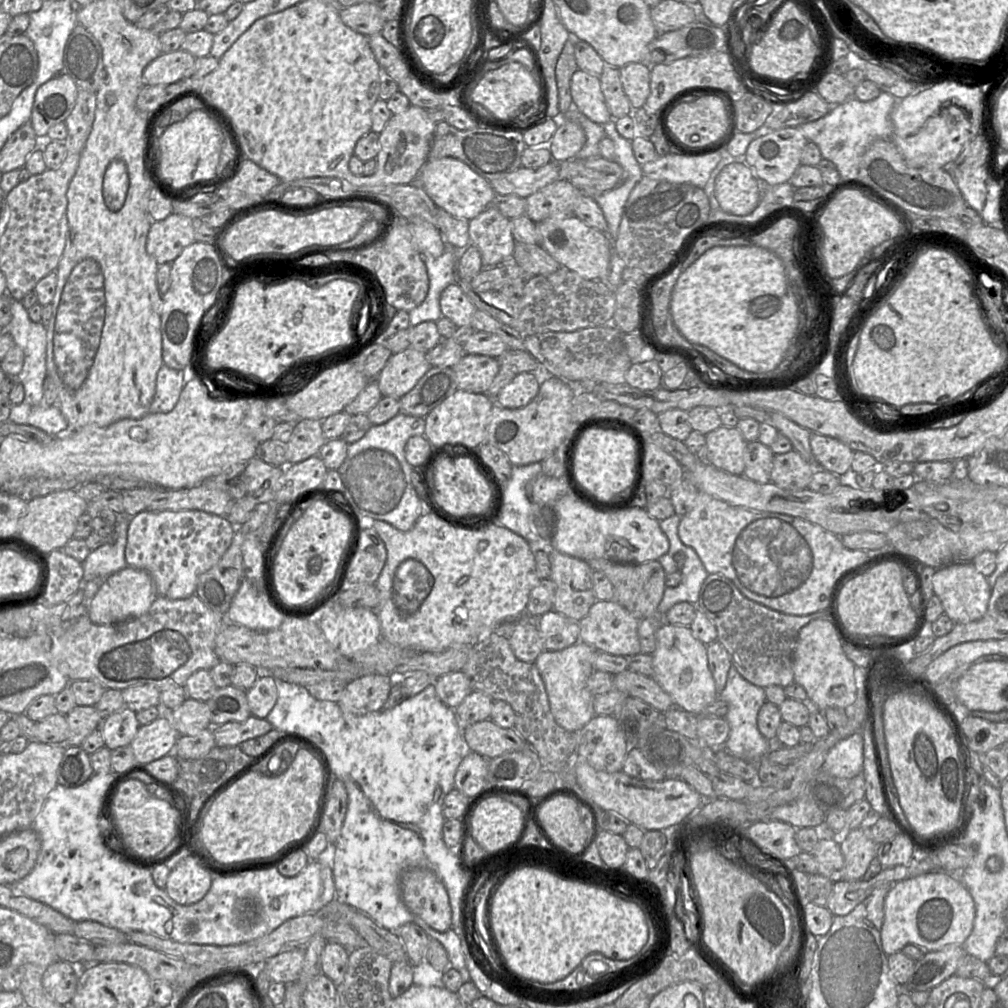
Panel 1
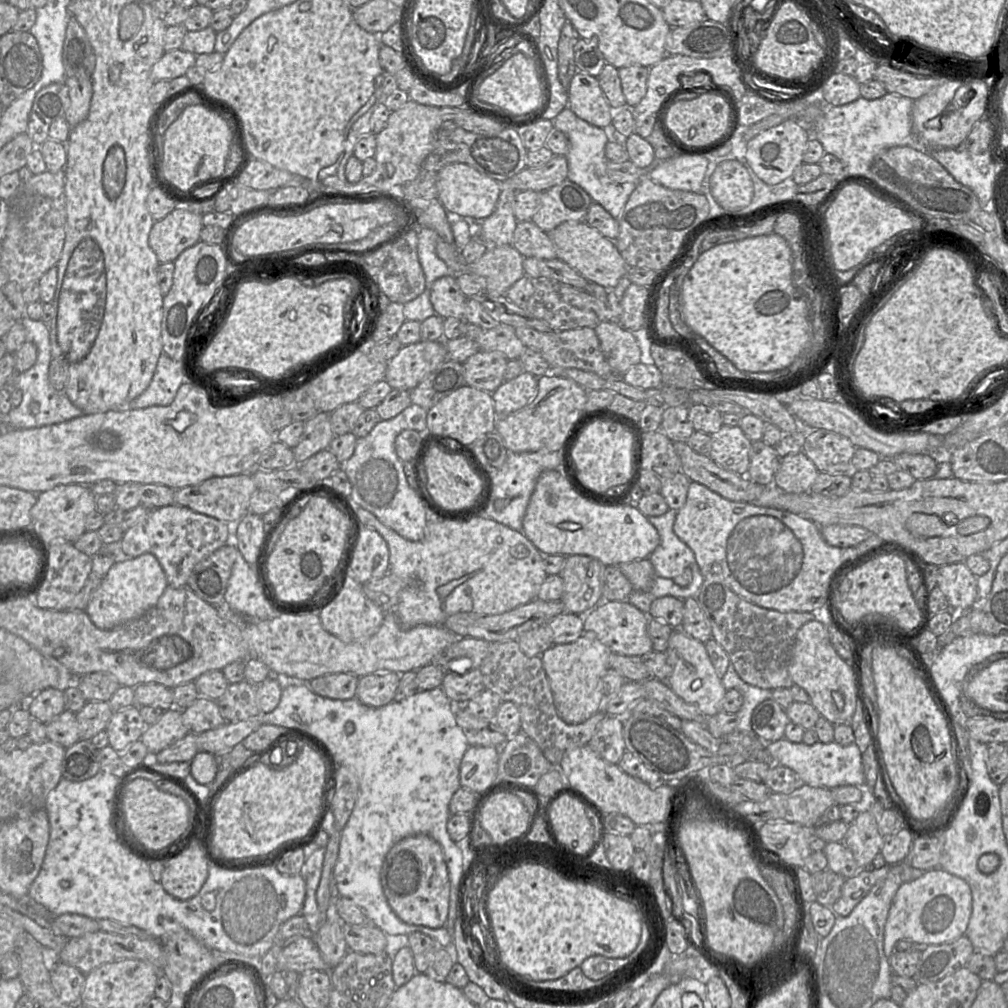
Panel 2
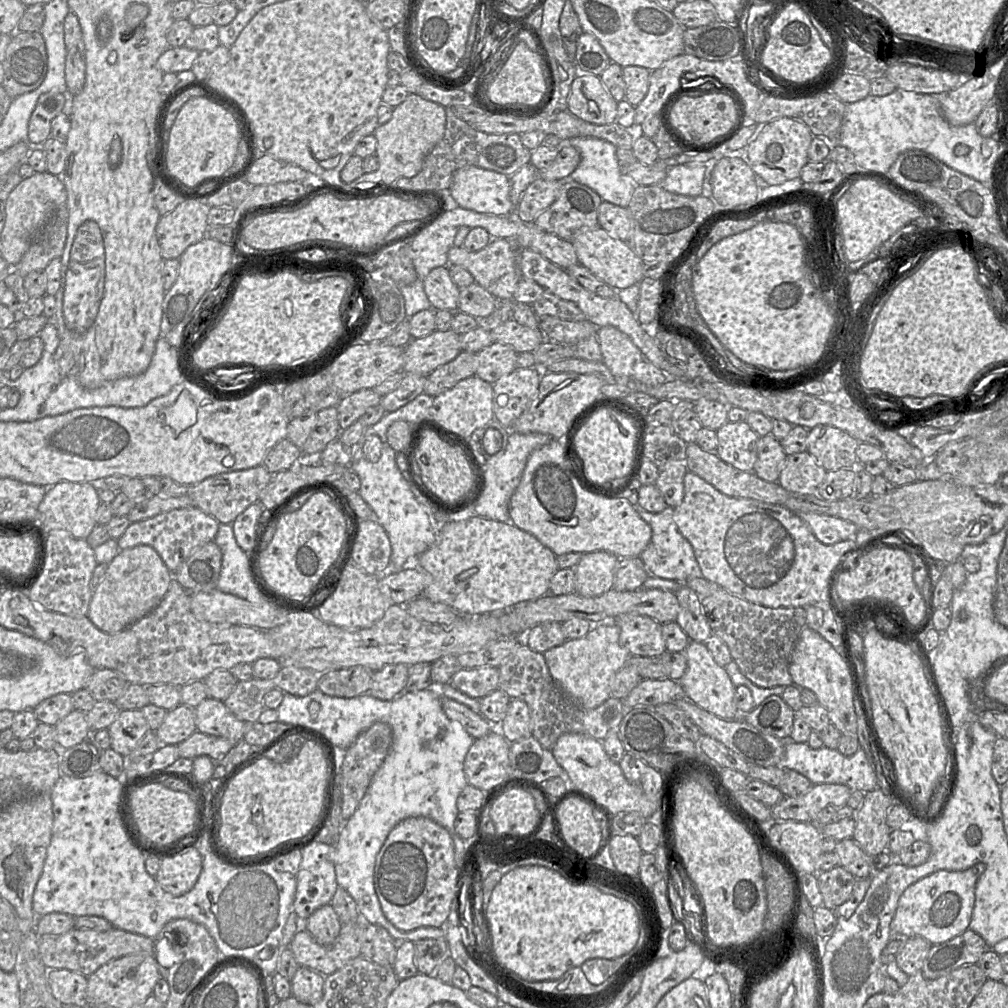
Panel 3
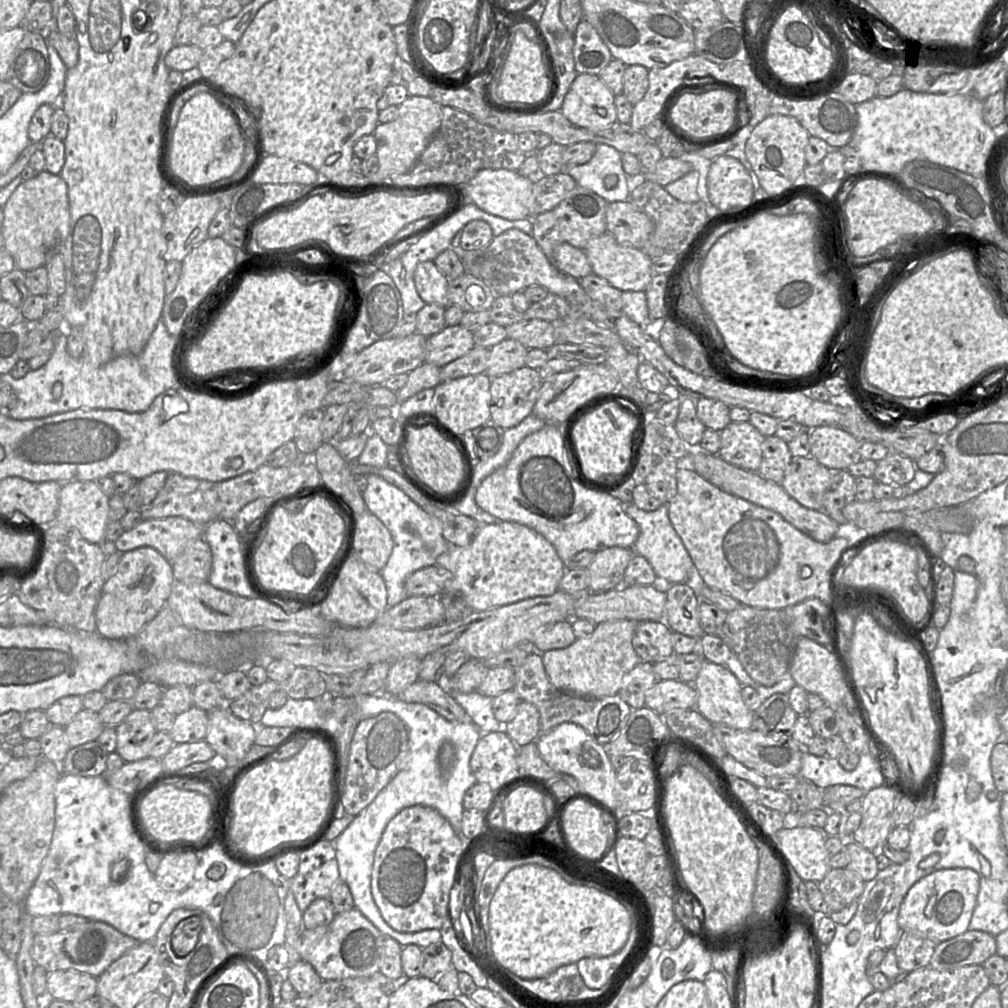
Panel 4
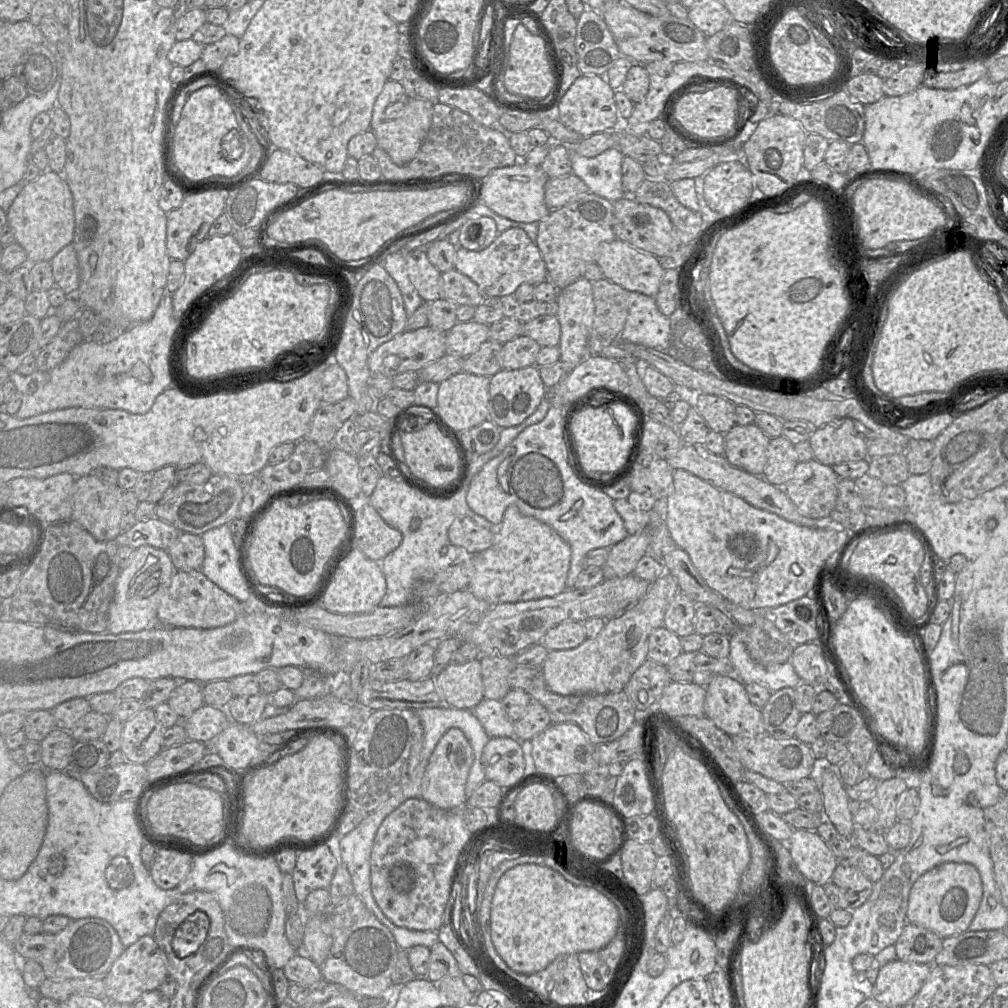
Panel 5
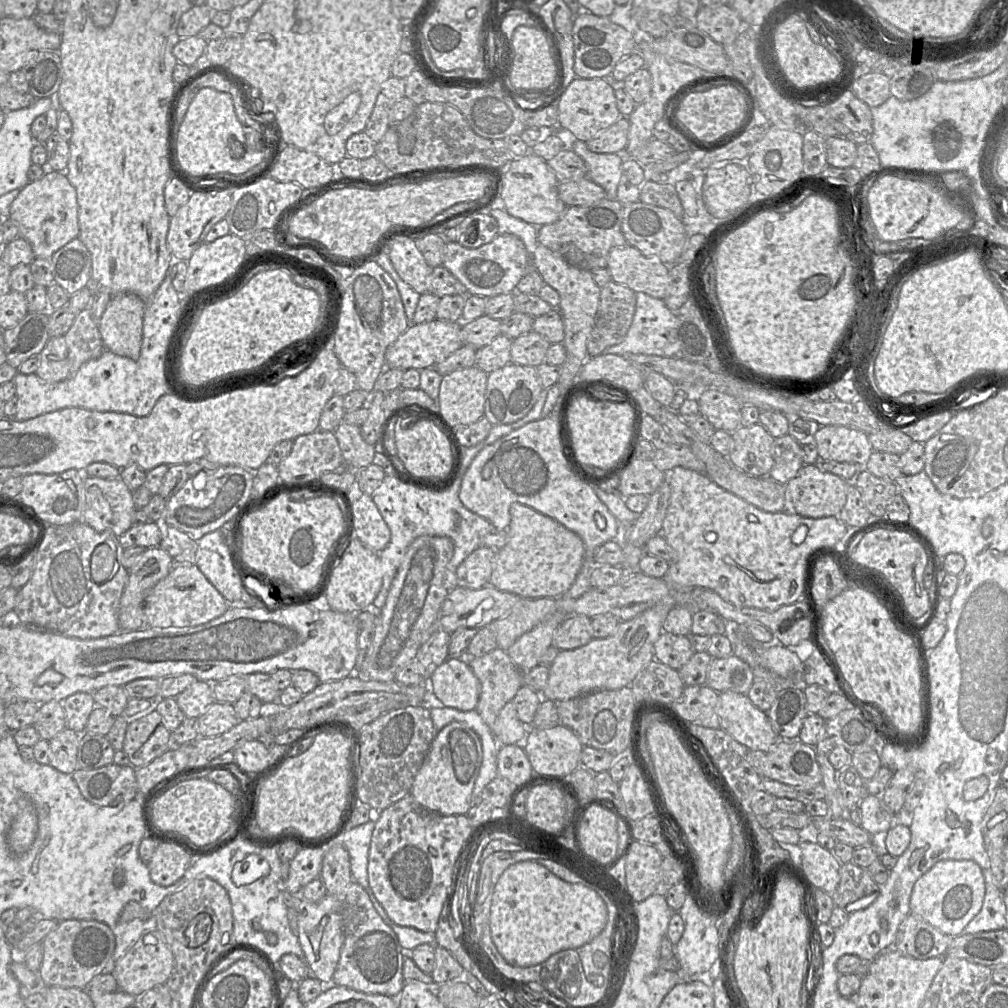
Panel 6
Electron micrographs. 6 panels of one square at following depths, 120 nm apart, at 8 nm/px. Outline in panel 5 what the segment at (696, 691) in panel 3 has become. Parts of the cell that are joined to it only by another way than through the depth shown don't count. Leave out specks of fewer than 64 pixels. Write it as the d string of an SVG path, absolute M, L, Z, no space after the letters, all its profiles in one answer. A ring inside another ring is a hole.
M715 676L711 680L706 687L704 714L729 736L765 734L761 709L751 703L745 684L736 676Z

